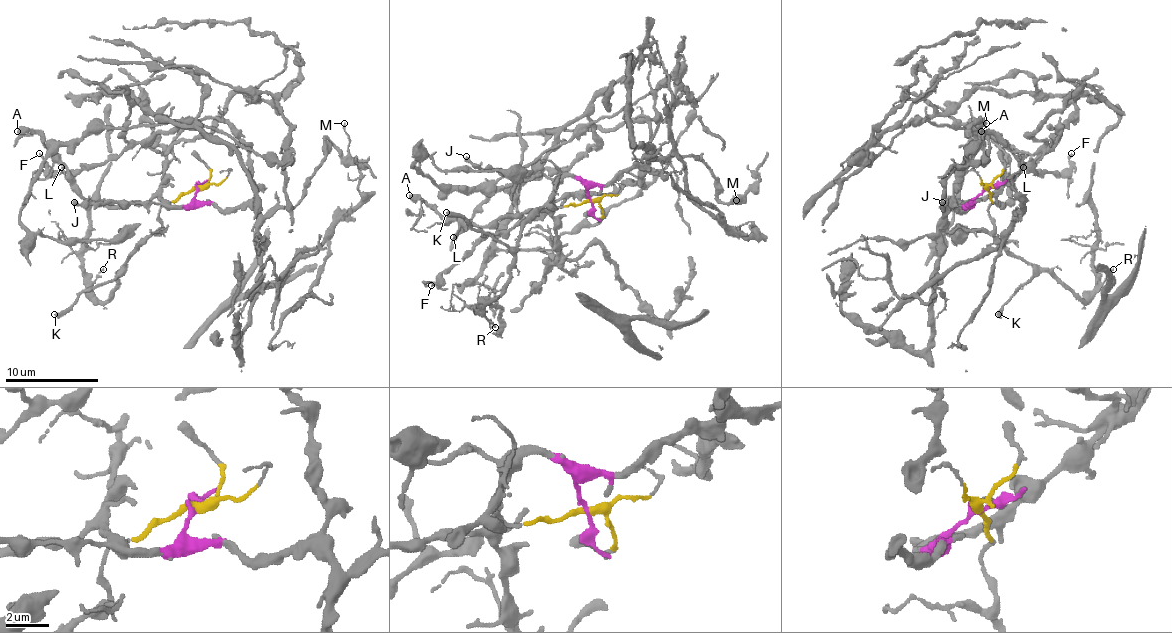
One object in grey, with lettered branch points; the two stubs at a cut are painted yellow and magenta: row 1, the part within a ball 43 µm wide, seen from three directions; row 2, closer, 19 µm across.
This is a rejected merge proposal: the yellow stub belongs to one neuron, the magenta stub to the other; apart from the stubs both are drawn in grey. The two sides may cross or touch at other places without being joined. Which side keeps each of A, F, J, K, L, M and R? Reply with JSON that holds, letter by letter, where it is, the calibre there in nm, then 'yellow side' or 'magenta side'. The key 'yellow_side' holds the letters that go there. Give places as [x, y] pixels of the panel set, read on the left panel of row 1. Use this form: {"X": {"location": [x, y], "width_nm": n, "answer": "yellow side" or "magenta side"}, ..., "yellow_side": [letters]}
{"A": {"location": [17, 131], "width_nm": 550, "answer": "magenta side"}, "F": {"location": [39, 153], "width_nm": 170, "answer": "magenta side"}, "J": {"location": [74, 202], "width_nm": 320, "answer": "magenta side"}, "K": {"location": [54, 314], "width_nm": 380, "answer": "yellow side"}, "L": {"location": [61, 167], "width_nm": 160, "answer": "magenta side"}, "M": {"location": [344, 123], "width_nm": 150, "answer": "magenta side"}, "R": {"location": [103, 269], "width_nm": 110, "answer": "yellow side"}, "yellow_side": ["K", "R"]}

